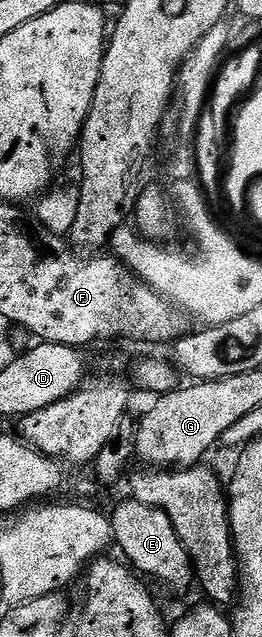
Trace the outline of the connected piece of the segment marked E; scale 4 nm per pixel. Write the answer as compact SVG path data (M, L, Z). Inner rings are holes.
M126 498L109 512L114 547L123 551L122 559L136 573L160 580L171 592L187 592L196 583L191 555L179 541L173 522L159 508L150 508L133 498ZM147 575L147 576L146 576Z

